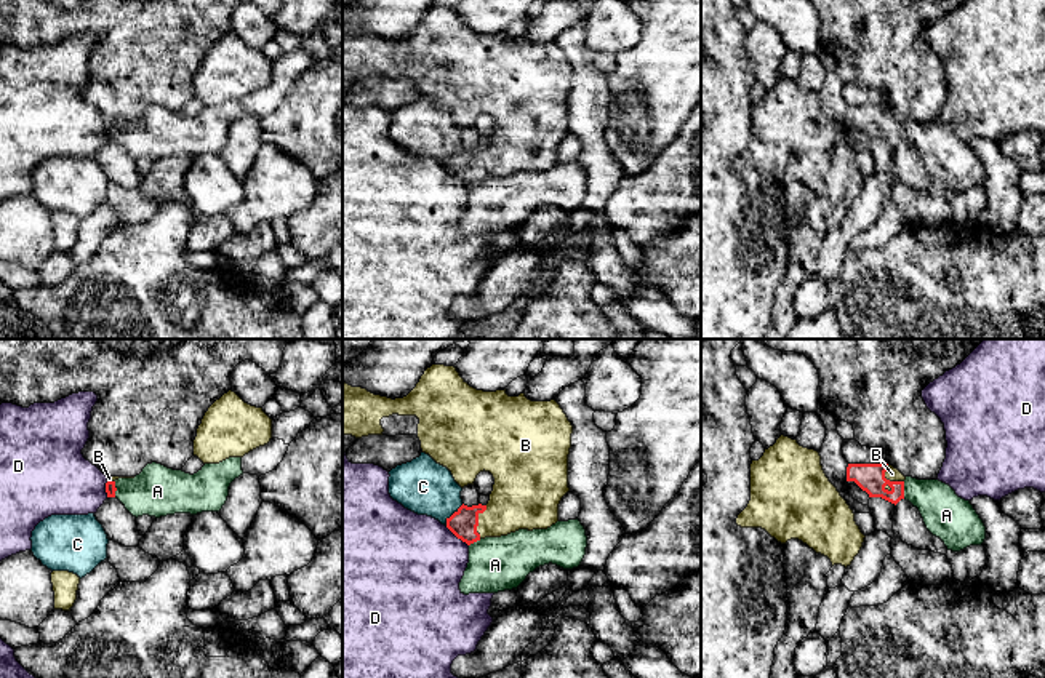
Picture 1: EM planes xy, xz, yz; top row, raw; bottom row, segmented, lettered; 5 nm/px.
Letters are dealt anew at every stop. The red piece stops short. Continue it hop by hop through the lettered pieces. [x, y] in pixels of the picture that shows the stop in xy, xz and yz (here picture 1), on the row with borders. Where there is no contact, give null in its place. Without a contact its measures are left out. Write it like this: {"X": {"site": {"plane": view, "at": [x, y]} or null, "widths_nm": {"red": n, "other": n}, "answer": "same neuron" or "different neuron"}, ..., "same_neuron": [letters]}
{"A": {"site": {"plane": "yz", "at": [903, 490]}, "widths_nm": {"red": 140, "other": 220}, "answer": "different neuron"}, "B": {"site": {"plane": "xz", "at": [477, 522]}, "widths_nm": {"red": 140, "other": 300}, "answer": "same neuron"}, "C": {"site": {"plane": "xz", "at": [452, 515]}, "widths_nm": {"red": 140, "other": 280}, "answer": "different neuron"}, "D": {"site": {"plane": "xz", "at": [456, 536]}, "widths_nm": {"red": 140, "other": 480}, "answer": "different neuron"}, "same_neuron": ["B"]}

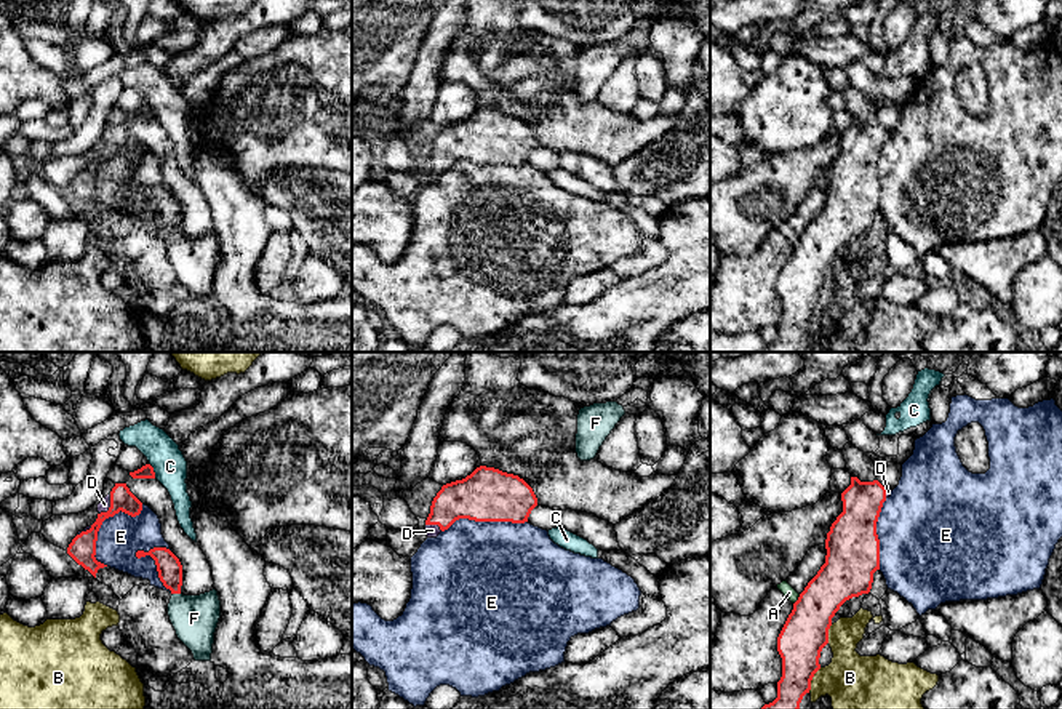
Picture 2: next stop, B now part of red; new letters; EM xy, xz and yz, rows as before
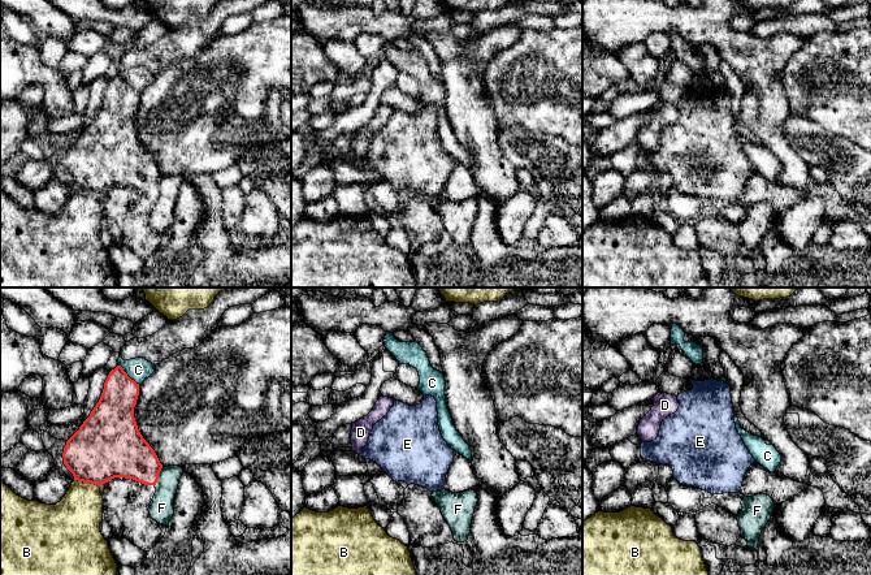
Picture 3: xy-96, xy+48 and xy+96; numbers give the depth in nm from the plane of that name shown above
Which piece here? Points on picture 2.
{"A": {"site": {"plane": "yz", "at": [798, 599]}, "widths_nm": {"red": 220, "other": 70}, "answer": "different neuron"}, "B": {"site": {"plane": "yz", "at": [811, 679]}, "widths_nm": {"red": 220, "other": 280}, "answer": "different neuron"}, "C": {"site": {"plane": "xy", "at": [152, 471]}, "widths_nm": {"red": 70, "other": 170}, "answer": "different neuron"}, "D": {"site": {"plane": "xy", "at": [111, 506]}, "widths_nm": {"red": 130, "other": 60}, "answer": "same neuron"}, "E": {"site": {"plane": "xy", "at": [104, 519]}, "widths_nm": {"red": 140, "other": 220}, "answer": "different neuron"}, "F": {"site": {"plane": "xy", "at": [176, 592]}, "widths_nm": {"red": 130, "other": 220}, "answer": "different neuron"}, "same_neuron": ["D"]}

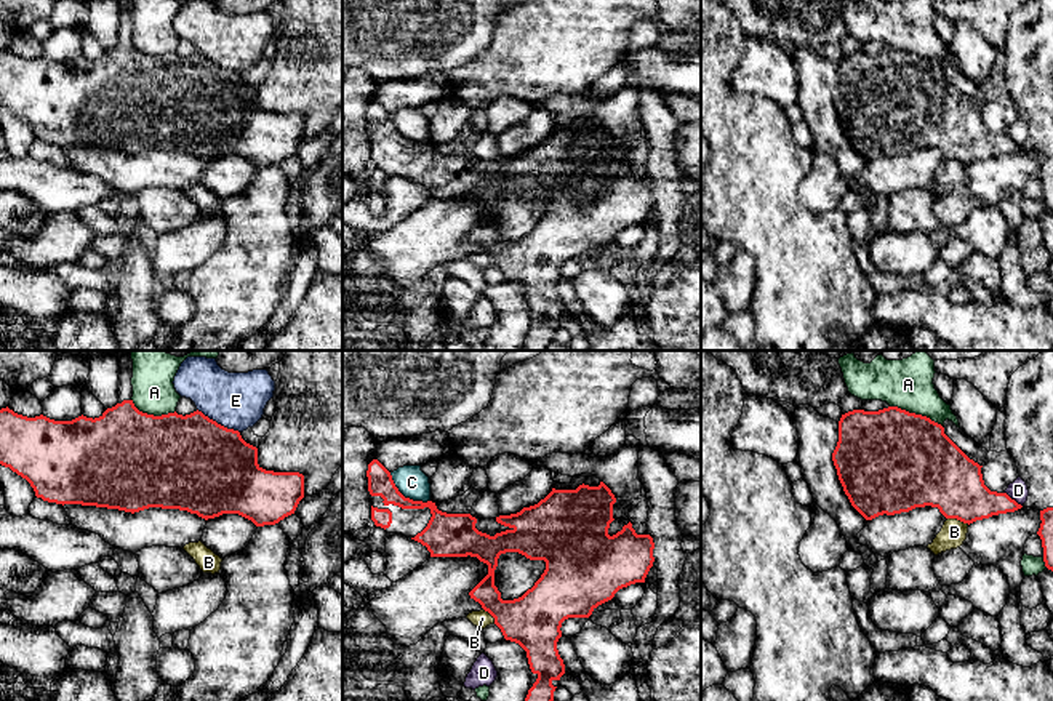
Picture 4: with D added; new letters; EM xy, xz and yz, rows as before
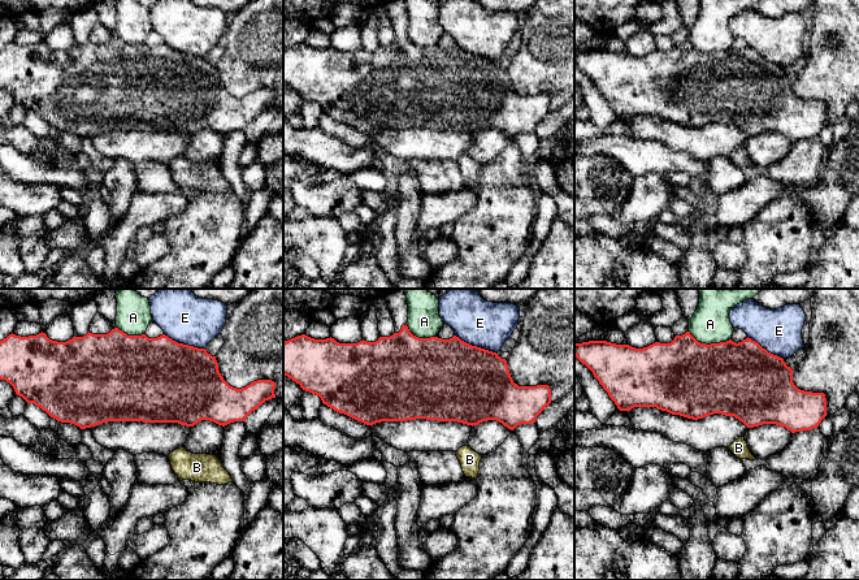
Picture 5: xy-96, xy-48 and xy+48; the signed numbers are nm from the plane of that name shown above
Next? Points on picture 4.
{"A": {"site": {"plane": "yz", "at": [914, 413]}, "widths_nm": {"red": 500, "other": 260}, "answer": "different neuron"}, "B": {"site": {"plane": "yz", "at": [959, 519]}, "widths_nm": {"red": 320, "other": 130}, "answer": "different neuron"}, "C": {"site": {"plane": "xz", "at": [404, 496]}, "widths_nm": {"red": 160, "other": 160}, "answer": "different neuron"}, "D": {"site": {"plane": "yz", "at": [1013, 500]}, "widths_nm": {"red": 240, "other": 100}, "answer": "different neuron"}, "E": {"site": {"plane": "xy", "at": [216, 423]}, "widths_nm": {"red": 480, "other": 280}, "answer": "different neuron"}, "same_neuron": []}

